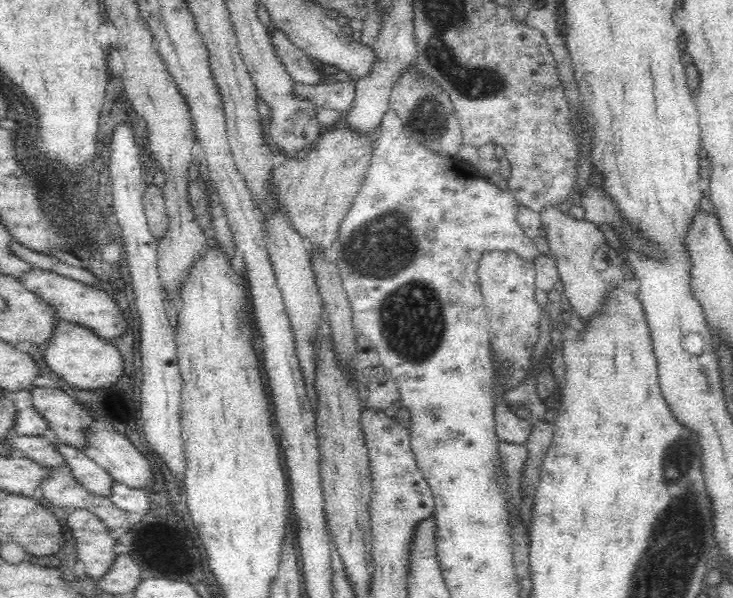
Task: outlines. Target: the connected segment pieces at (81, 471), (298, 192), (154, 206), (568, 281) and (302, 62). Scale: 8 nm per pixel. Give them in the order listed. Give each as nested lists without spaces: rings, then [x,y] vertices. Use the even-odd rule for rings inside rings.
[[[56,441],[56,449],[64,456],[65,464],[68,464],[78,483],[96,495],[108,497],[115,482],[108,471],[100,468],[83,449],[59,441]]]
[[[343,119],[323,129],[311,147],[296,158],[281,158],[272,170],[278,207],[290,217],[296,231],[309,240],[312,249],[324,251],[338,239],[339,228],[348,214],[364,176],[368,172],[376,132],[352,129]]]
[[[155,183],[145,185],[143,207],[150,232],[157,240],[162,240],[168,226],[168,215],[163,191]]]
[[[548,205],[540,212],[542,227],[550,246],[550,255],[558,264],[559,279],[564,283],[564,294],[572,305],[571,309],[580,315],[580,325],[590,322],[590,318],[604,306],[608,298],[607,290],[622,289],[624,279],[623,260],[606,242],[597,224],[586,219],[578,220],[570,213],[564,213],[558,205]]]
[[[272,23],[271,31],[268,32],[272,48],[277,52],[293,82],[305,85],[314,85],[322,82],[323,77],[318,64],[299,48]]]

